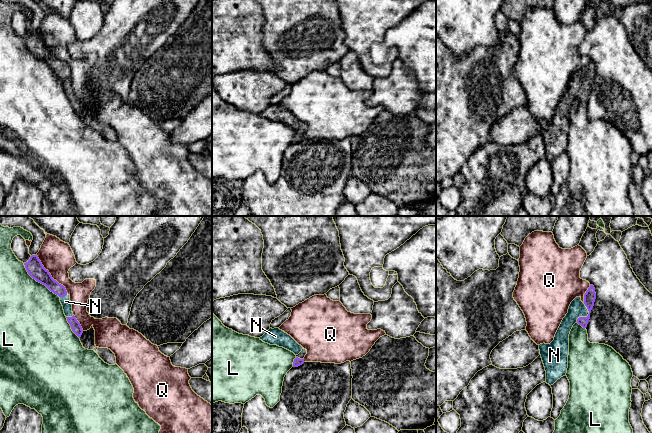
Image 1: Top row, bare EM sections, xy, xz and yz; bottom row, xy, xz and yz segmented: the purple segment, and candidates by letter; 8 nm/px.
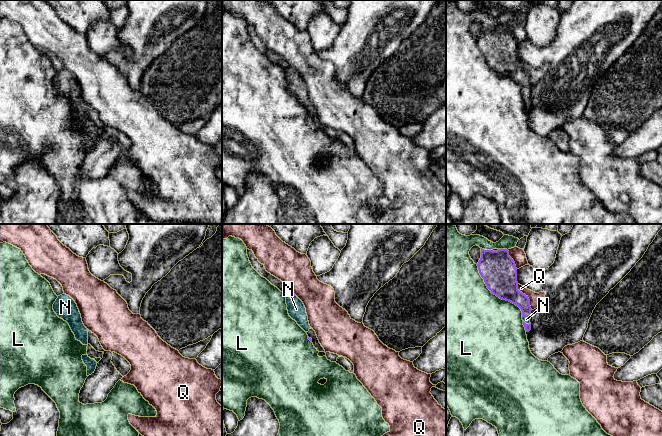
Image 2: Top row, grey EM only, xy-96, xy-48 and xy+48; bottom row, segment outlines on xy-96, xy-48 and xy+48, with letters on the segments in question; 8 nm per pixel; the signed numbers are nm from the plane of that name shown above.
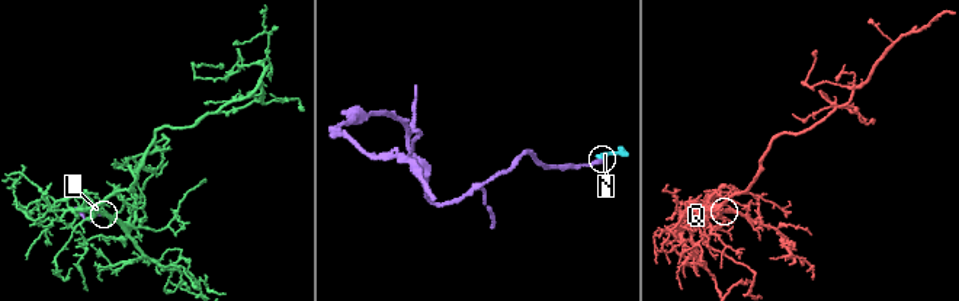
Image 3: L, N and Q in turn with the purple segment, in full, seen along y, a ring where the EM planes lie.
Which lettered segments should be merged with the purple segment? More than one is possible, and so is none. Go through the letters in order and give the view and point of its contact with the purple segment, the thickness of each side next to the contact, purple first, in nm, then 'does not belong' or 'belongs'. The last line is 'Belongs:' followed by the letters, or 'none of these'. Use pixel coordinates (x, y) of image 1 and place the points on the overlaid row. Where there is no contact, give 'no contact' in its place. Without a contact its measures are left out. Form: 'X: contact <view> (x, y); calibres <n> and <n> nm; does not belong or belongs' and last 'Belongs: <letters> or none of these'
L: contact xy (39, 282); calibres 140 and 480 nm; does not belong
N: contact yz (588, 315); calibres 100 and 140 nm; belongs
Q: contact xy (50, 275); calibres 140 and 260 nm; does not belong
Belongs: N

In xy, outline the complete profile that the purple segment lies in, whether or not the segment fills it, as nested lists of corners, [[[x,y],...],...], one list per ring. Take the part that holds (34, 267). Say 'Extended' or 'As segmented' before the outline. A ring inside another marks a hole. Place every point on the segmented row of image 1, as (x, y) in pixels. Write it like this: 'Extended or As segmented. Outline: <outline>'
Extended. Outline: [[[32,255],[30,259],[24,263],[28,274],[37,282],[45,285],[51,292],[60,297],[64,314],[72,331],[80,338],[83,330],[72,312],[72,304],[70,295],[67,294],[65,287],[54,280],[48,270],[44,268],[37,255]]]

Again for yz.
Extended. Outline: [[[590,285],[584,294],[584,301],[576,297],[570,304],[568,313],[563,318],[554,340],[550,344],[540,344],[540,355],[546,371],[546,383],[553,385],[565,376],[568,368],[569,334],[577,322],[583,328],[587,327],[590,312],[596,299],[595,288]]]

